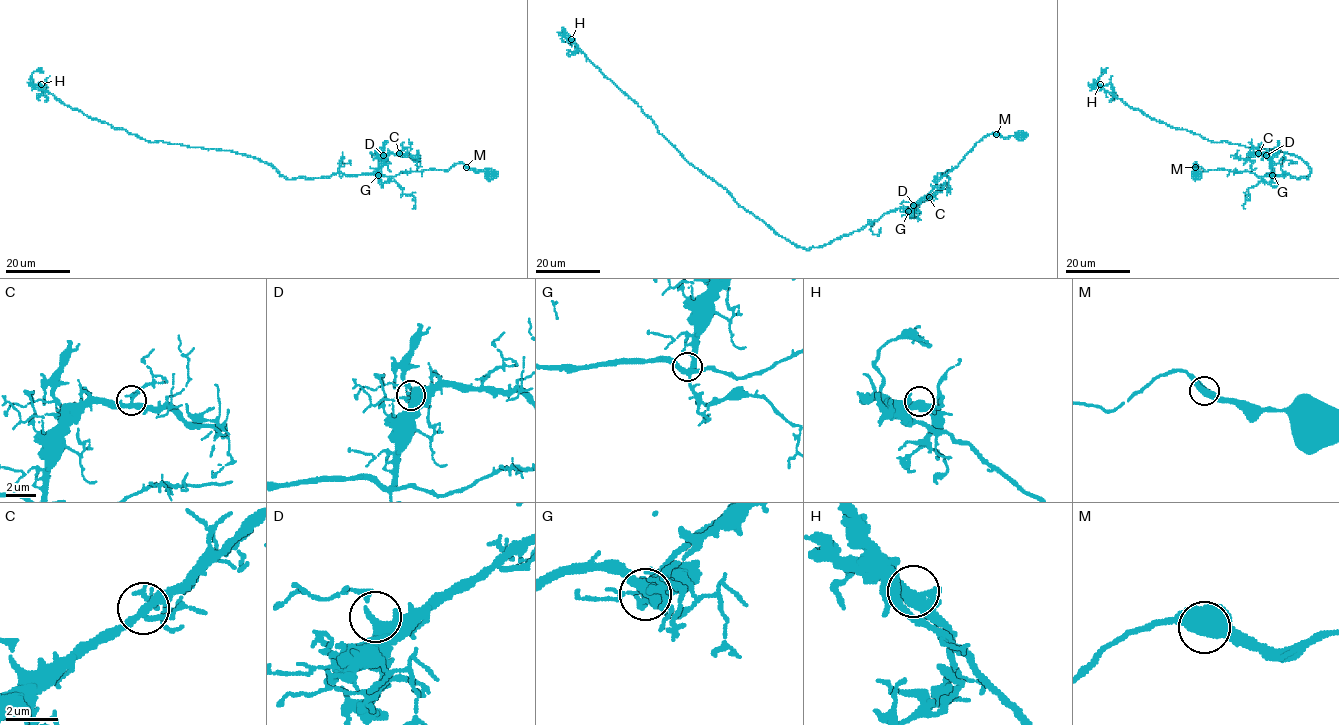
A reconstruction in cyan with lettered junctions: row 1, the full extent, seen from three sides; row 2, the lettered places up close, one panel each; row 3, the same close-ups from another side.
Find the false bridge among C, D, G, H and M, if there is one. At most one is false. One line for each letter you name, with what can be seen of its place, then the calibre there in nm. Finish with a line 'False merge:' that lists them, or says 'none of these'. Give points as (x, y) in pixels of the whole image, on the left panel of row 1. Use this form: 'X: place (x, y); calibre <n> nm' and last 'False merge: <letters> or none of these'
False merge: none of these

